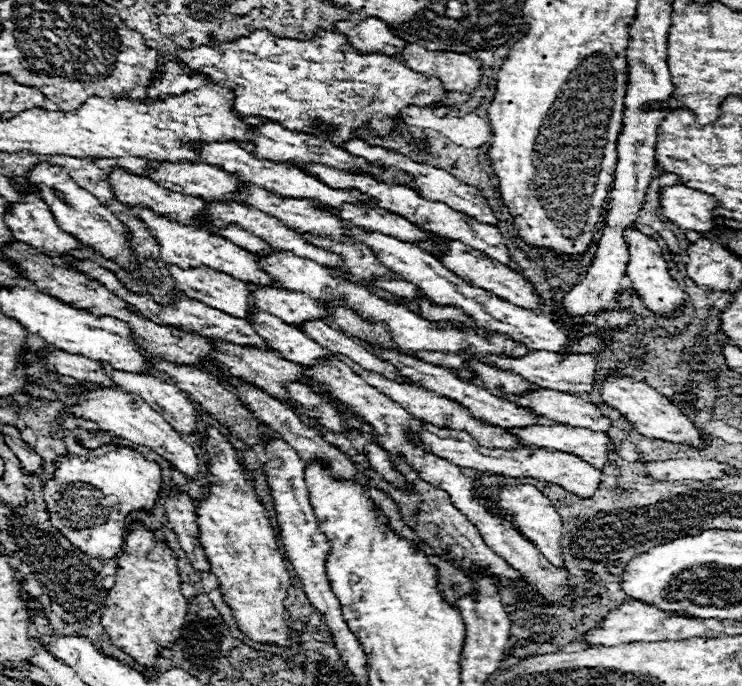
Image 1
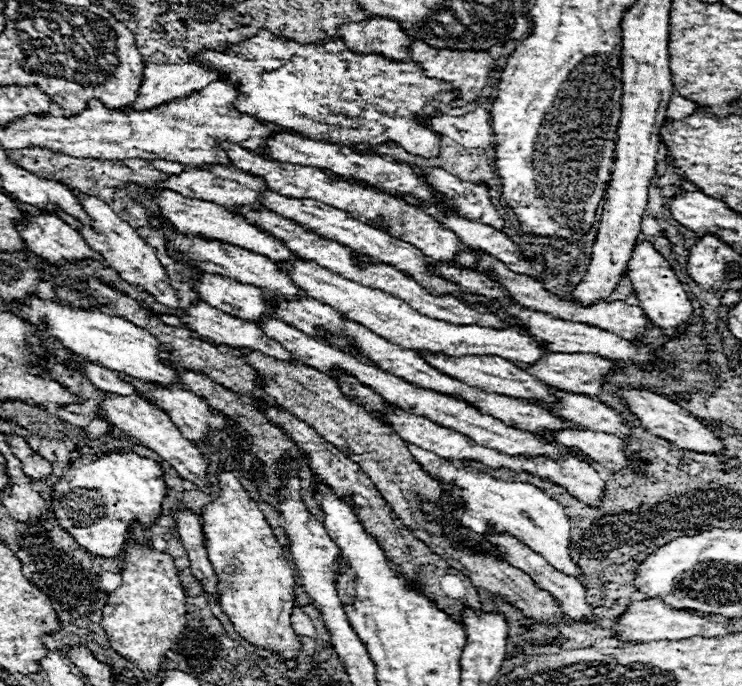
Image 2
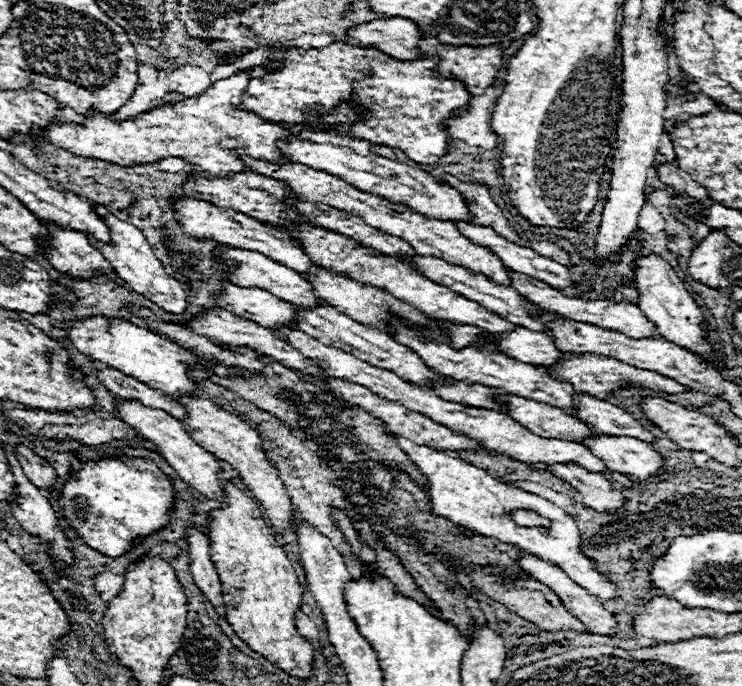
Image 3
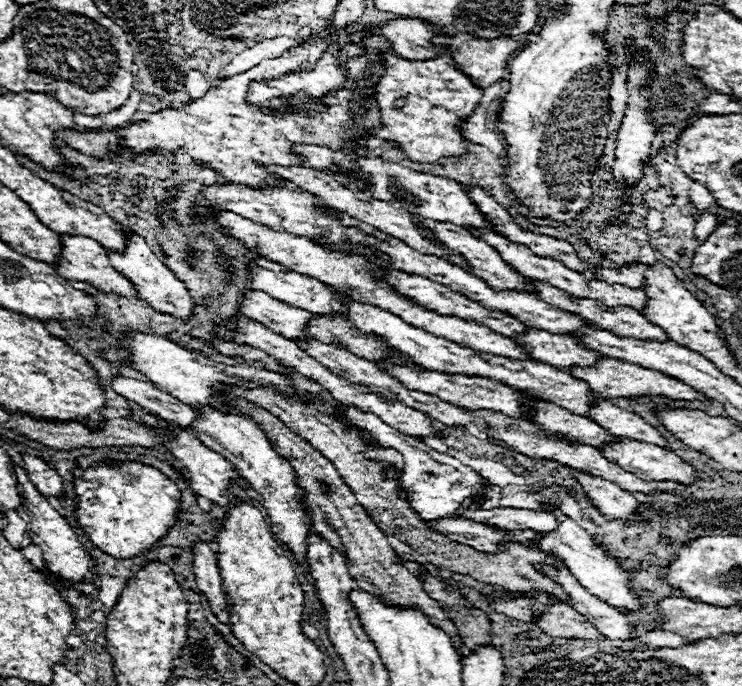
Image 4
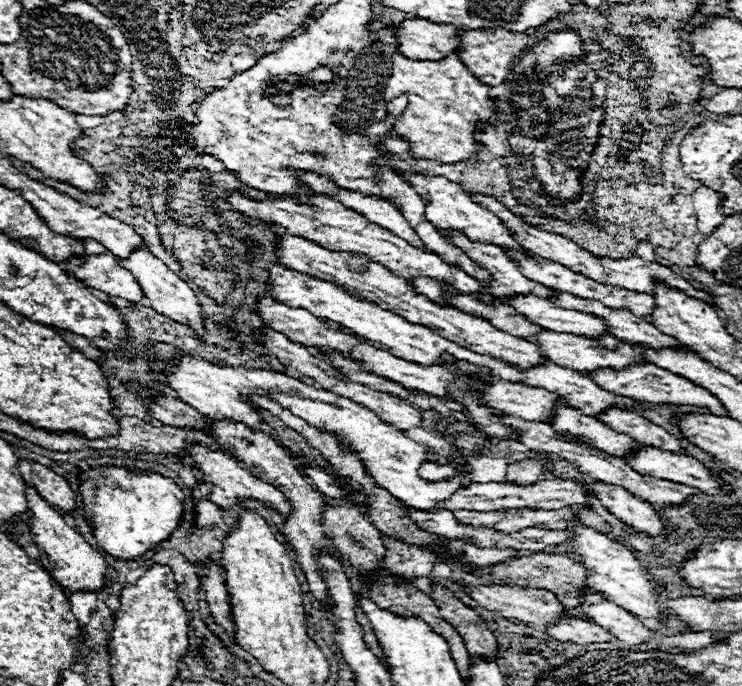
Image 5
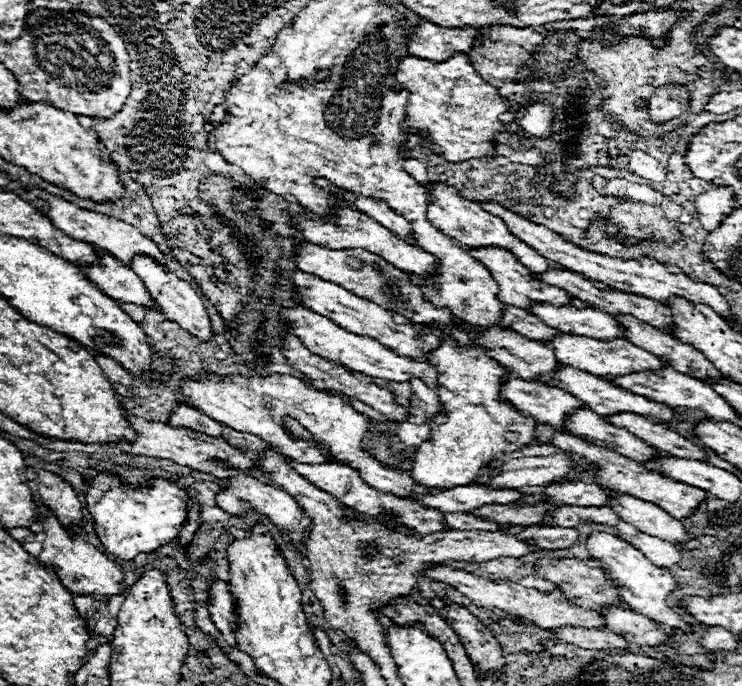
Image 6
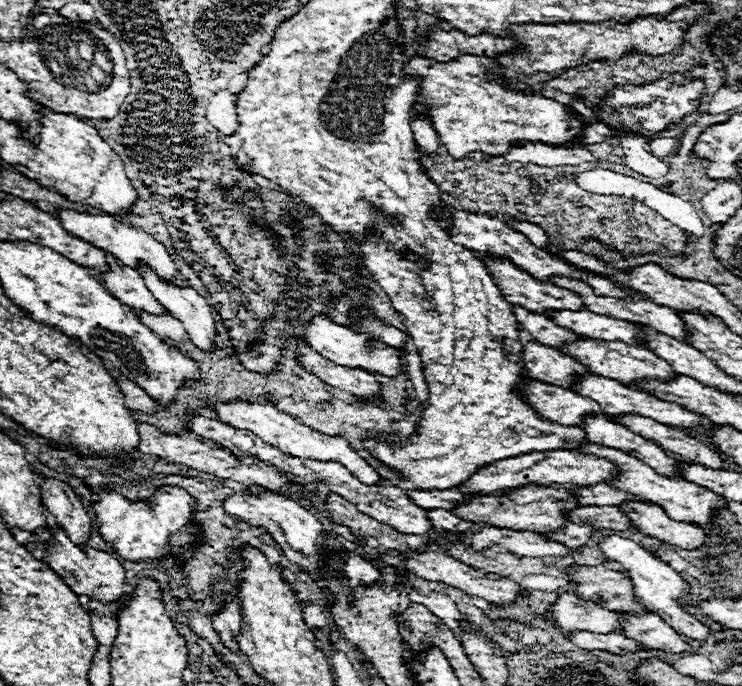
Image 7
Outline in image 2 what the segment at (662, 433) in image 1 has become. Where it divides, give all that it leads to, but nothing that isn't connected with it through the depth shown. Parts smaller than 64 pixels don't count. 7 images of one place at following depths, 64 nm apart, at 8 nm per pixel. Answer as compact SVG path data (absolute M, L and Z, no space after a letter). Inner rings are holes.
M620 388L620 392L622 392L622 400L628 404L630 412L636 414L640 424L650 434L656 434L668 442L674 442L682 450L692 450L692 452L702 452L702 454L722 454L726 450L724 440L716 432L712 432L710 426L702 422L702 418L692 416L688 410L678 406L676 402L670 402L664 396L658 396L654 392L646 392L646 390Z

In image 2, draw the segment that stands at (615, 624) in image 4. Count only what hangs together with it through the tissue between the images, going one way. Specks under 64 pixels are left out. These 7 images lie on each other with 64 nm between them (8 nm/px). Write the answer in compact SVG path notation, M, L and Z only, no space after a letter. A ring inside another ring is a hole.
M504 534L504 536L486 536L492 544L496 544L502 552L506 552L506 560L508 560L508 564L512 564L514 568L520 568L522 572L526 572L528 576L532 576L532 580L540 586L540 588L544 588L544 590L548 590L552 596L554 596L554 600L558 602L558 606L564 610L564 614L568 614L570 618L574 618L574 620L578 620L578 622L592 622L592 620L596 620L594 618L594 614L592 614L592 606L586 602L586 588L576 580L576 578L572 578L572 576L566 576L564 572L560 572L560 570L556 570L554 566L550 566L542 556L538 556L536 552L532 552L528 546L524 546L524 544L520 544L516 538L512 538L512 536L508 536L508 534Z

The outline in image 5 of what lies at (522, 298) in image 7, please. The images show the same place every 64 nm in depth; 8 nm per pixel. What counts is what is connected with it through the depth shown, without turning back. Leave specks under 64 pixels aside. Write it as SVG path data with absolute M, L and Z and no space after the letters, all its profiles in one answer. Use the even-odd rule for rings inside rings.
M446 232L446 236L468 258L472 258L476 264L480 264L488 272L492 272L492 286L490 288L492 288L494 296L500 296L500 300L504 300L504 296L518 296L518 294L552 298L554 290L546 288L534 280L528 280L520 272L518 264L506 256L504 248L494 246L494 244L470 242L462 232Z

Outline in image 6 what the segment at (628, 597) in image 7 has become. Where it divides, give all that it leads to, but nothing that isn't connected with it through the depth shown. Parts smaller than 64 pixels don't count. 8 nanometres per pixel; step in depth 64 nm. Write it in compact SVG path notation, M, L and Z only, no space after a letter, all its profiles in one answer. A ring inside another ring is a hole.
M540 558L536 562L536 576L542 576L546 580L556 582L558 588L566 594L566 598L572 600L578 606L592 608L592 610L608 608L608 604L624 606L624 602L620 598L620 592L618 592L620 586L614 586L614 580L602 568L590 568L586 562L580 562L576 558L570 558L570 560L546 560L546 558Z

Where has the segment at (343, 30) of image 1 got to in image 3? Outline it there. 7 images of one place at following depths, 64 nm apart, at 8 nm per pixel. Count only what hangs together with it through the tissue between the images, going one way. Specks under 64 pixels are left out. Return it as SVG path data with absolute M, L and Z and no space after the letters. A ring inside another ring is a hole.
M386 18L360 24L348 32L364 48L380 48L384 54L398 60L418 60L426 58L418 50L418 40L422 38L418 24L406 18Z

